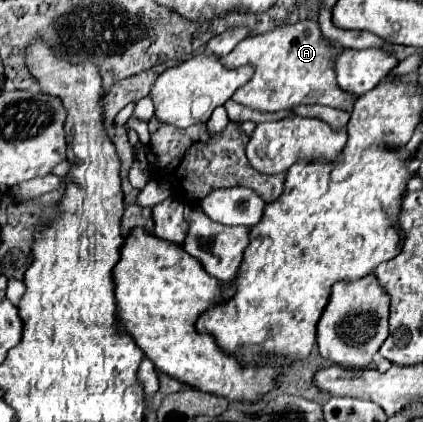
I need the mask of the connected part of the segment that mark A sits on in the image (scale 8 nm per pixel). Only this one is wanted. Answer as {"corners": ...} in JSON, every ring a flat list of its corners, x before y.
{"corners":[[300,20,296,24,278,26,264,34,248,36,232,50,230,56,222,58,230,68,244,64,256,66,254,76,234,92,232,100,264,112,290,110,300,104,324,104,350,112,356,98,338,90,334,74,334,58,338,56,338,50,342,50,342,46,336,46,324,38,314,20]]}

